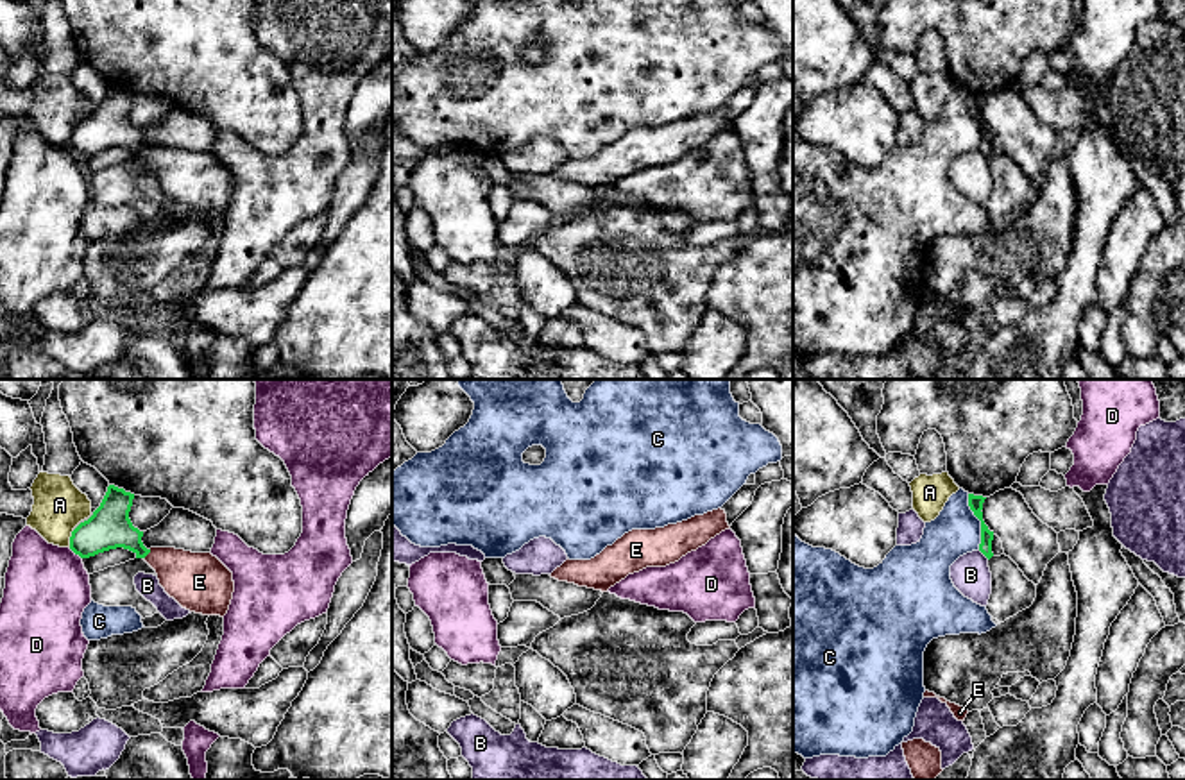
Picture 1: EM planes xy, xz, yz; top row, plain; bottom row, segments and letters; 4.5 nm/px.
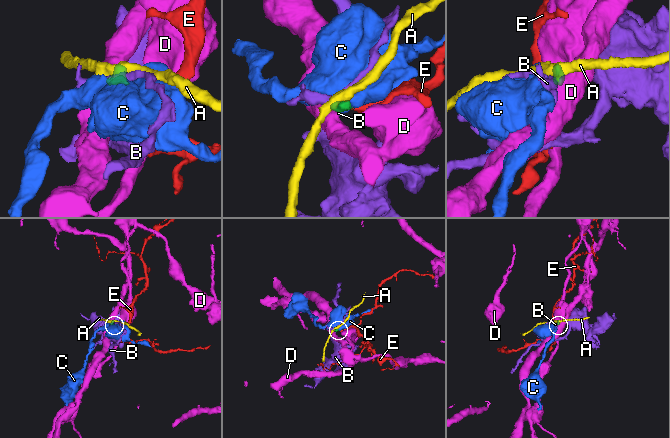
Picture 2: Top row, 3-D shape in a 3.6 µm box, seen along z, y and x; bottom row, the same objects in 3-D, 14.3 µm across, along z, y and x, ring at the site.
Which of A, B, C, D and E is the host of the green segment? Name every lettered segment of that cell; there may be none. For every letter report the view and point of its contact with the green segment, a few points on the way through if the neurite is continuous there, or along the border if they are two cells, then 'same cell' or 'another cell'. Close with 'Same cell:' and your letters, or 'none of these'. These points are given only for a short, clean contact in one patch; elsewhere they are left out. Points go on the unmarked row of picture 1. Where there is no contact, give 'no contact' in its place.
A: meets green in xy at (70, 138); border along xy (74, 129), (68, 145); another cell
B: meets green in yz at (983, 152); border along yz (978, 149), (988, 158); another cell
C: meets green in yz at (980, 118); border along yz (967, 93), (967, 104), (980, 120), (980, 147); another cell
D: meets green in xy at (76, 152); border along xy (68, 147), (81, 158); another cell
E: meets green in xy at (147, 152); runs through xy (110, 126), (147, 152), (196, 179); same cell
Same cell: E

